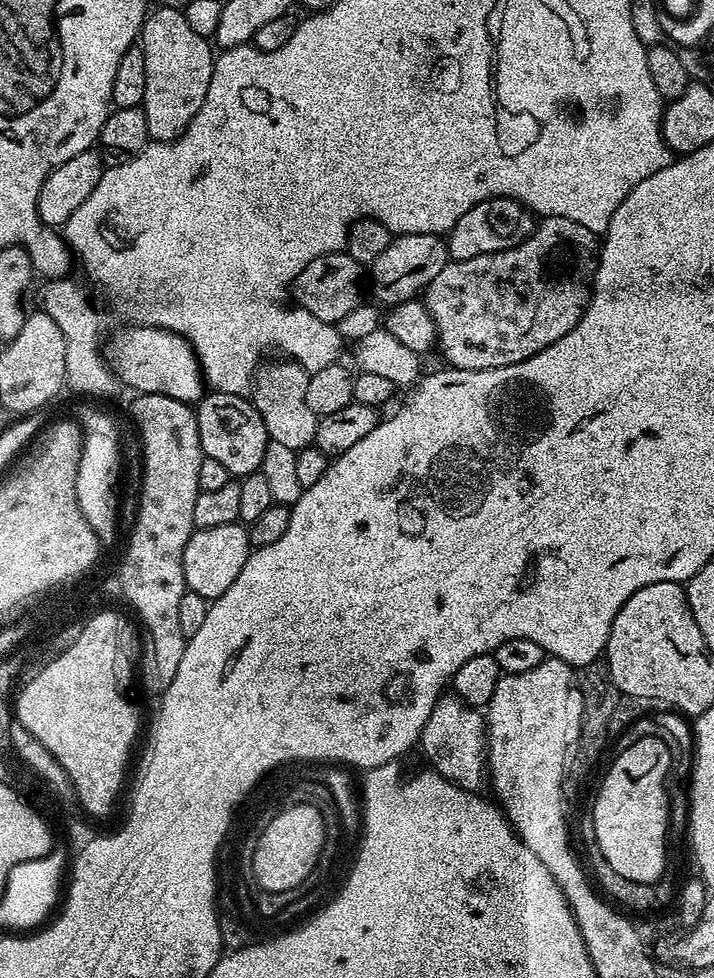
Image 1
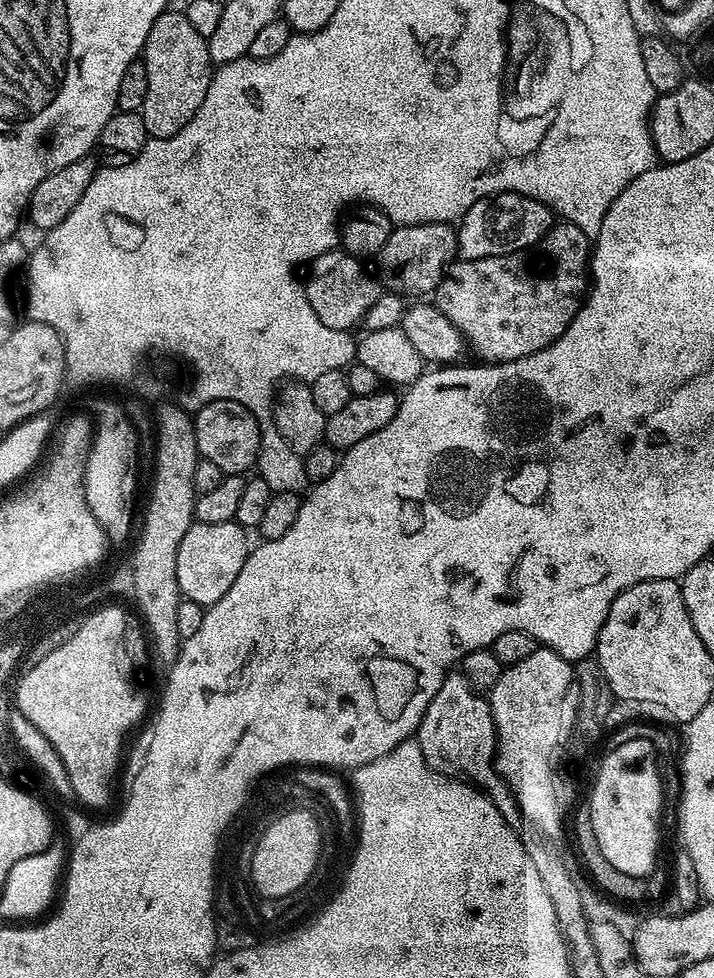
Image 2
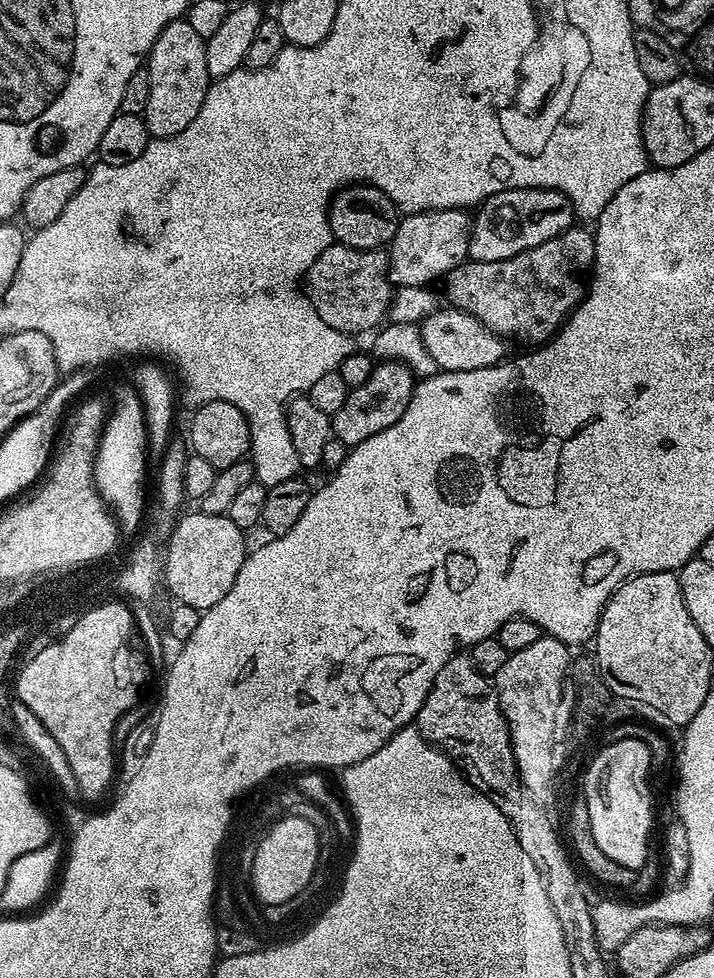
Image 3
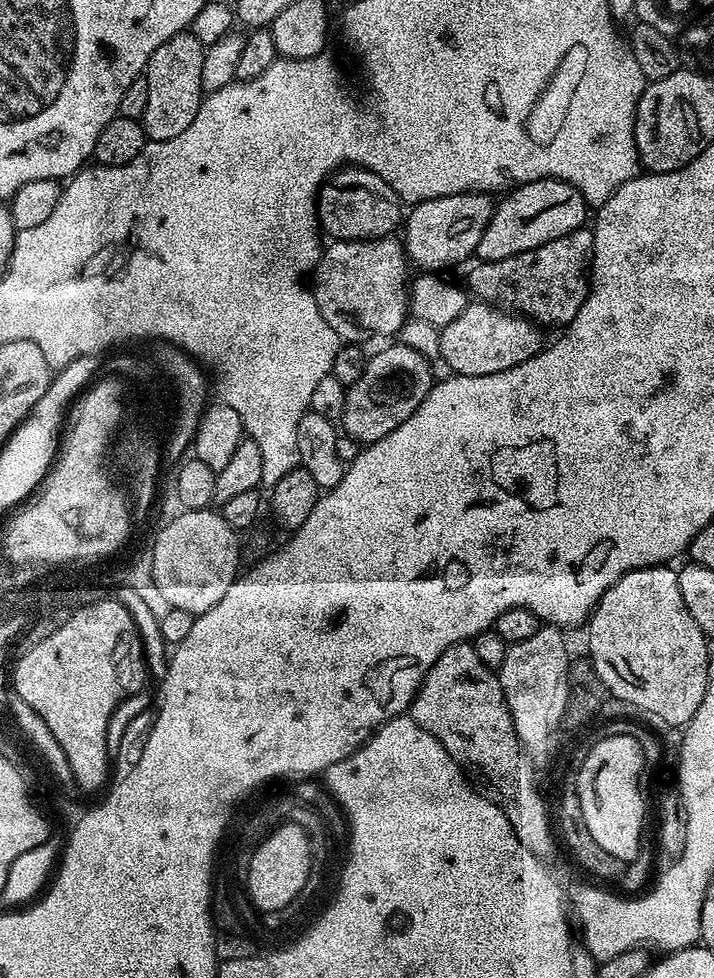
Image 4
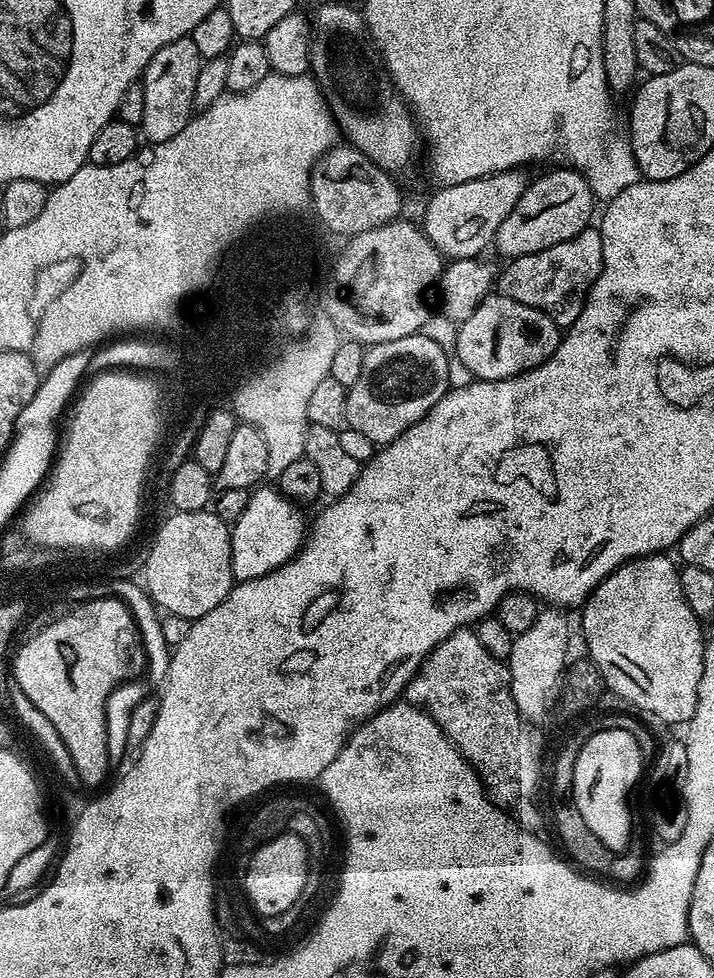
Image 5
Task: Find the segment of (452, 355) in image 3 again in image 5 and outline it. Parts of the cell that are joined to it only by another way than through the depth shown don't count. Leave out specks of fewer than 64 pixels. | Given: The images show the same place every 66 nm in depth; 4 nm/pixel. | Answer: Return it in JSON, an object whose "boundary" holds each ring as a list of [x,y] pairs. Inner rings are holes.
{"boundary":[[[490,294],[480,303],[478,310],[470,314],[470,318],[459,321],[457,327],[456,345],[454,356],[458,359],[459,367],[466,369],[472,378],[478,380],[505,380],[516,376],[519,372],[529,372],[558,350],[562,339],[562,328],[542,310],[536,310],[526,306],[522,302],[516,302],[514,298],[503,294]]]}

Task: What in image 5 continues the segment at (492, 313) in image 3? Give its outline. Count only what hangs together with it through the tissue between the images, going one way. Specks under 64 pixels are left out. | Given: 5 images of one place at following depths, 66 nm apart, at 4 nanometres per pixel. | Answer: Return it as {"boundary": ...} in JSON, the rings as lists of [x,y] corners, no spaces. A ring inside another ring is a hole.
{"boundary":[[[595,227],[583,228],[574,238],[566,238],[566,242],[558,242],[558,246],[546,246],[546,250],[538,250],[534,254],[513,256],[507,261],[505,268],[498,272],[498,288],[503,295],[514,298],[536,310],[542,310],[554,318],[554,322],[561,326],[573,324],[582,314],[582,306],[588,297],[588,291],[594,286],[598,274],[602,270],[602,238]]]}

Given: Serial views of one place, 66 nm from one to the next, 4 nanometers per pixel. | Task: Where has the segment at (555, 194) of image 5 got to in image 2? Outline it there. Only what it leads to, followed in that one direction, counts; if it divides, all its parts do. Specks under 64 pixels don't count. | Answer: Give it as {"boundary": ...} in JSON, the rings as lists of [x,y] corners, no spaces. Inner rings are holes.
{"boundary":[[[499,192],[474,202],[474,206],[460,217],[456,228],[456,250],[461,260],[523,252],[538,243],[552,229],[553,223],[552,209],[542,202],[517,192]]]}

